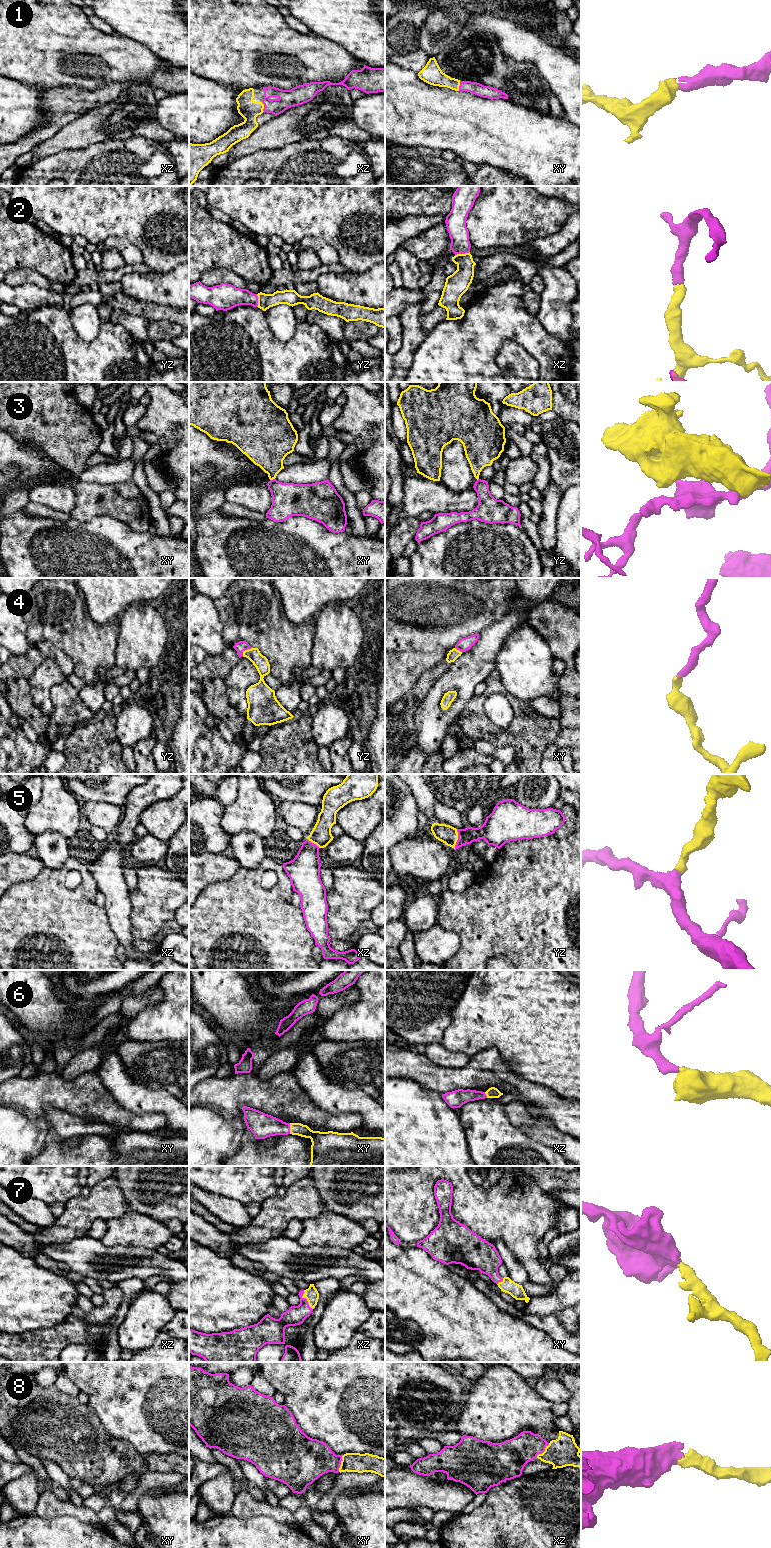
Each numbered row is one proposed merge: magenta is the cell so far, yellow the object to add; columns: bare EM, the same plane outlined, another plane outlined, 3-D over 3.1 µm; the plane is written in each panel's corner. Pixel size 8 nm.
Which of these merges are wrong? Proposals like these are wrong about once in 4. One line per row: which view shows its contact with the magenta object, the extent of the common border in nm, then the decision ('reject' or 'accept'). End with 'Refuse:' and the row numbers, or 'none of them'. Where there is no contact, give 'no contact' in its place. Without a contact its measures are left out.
1: contact in xz; length 80 nm; accept
2: contact in xz; length 120 nm; accept
3: contact in xy; length 40 nm; reject
4: contact in yz; length 100 nm; accept
5: contact in yz; length 160 nm; accept
6: contact in xy; length 90 nm; accept
7: contact in xz; length 180 nm; accept
8: contact in xz; length 160 nm; accept
Refuse: 3

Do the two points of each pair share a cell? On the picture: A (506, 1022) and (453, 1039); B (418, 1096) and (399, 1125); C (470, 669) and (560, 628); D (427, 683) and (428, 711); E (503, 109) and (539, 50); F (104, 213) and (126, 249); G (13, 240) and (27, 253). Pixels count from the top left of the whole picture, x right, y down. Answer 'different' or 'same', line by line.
A: same
B: same
C: different
D: different
E: different
F: different
G: same

